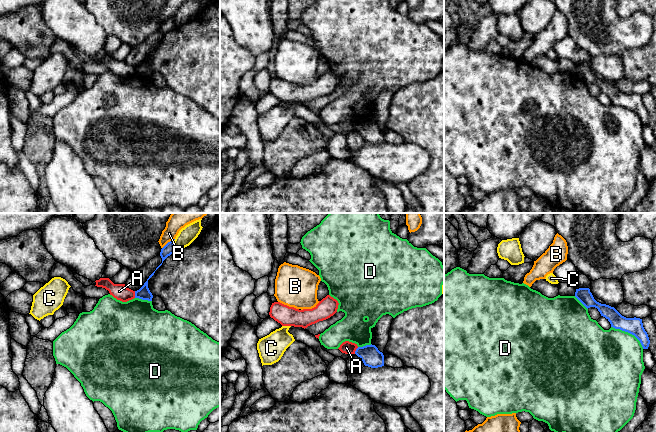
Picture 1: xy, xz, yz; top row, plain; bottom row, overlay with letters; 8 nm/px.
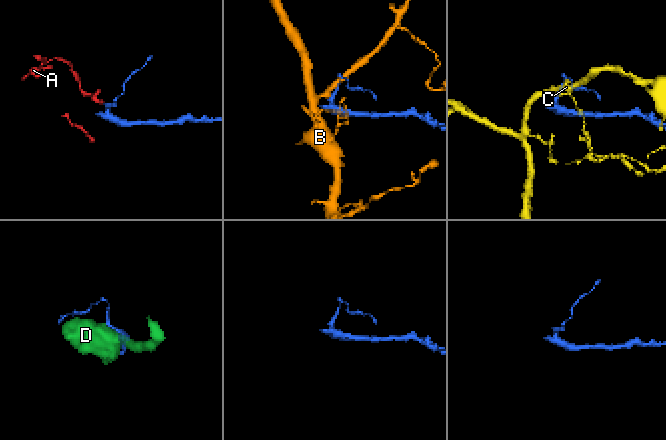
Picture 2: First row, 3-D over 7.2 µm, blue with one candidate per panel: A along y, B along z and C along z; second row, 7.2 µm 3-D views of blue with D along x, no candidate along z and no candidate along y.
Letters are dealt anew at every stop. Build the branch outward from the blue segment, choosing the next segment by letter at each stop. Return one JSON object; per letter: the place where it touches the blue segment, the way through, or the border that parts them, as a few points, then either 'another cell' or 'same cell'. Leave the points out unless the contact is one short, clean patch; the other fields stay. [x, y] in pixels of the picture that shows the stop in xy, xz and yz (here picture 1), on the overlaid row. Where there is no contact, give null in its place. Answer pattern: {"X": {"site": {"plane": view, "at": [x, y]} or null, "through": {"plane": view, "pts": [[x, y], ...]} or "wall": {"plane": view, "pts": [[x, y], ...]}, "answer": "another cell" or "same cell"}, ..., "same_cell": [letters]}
{"A": {"site": {"plane": "xy", "at": [135, 294]}, "wall": {"plane": "xy", "pts": [[134, 291], [135, 297]]}, "answer": "another cell"}, "B": {"site": {"plane": "xy", "at": [168, 242]}, "answer": "another cell"}, "C": {"site": {"plane": "xy", "at": [173, 245]}, "wall": {"plane": "xy", "pts": [[175, 239], [174, 250]]}, "answer": "another cell"}, "D": {"site": {"plane": "yz", "at": [629, 332]}, "answer": "another cell"}, "same_cell": []}

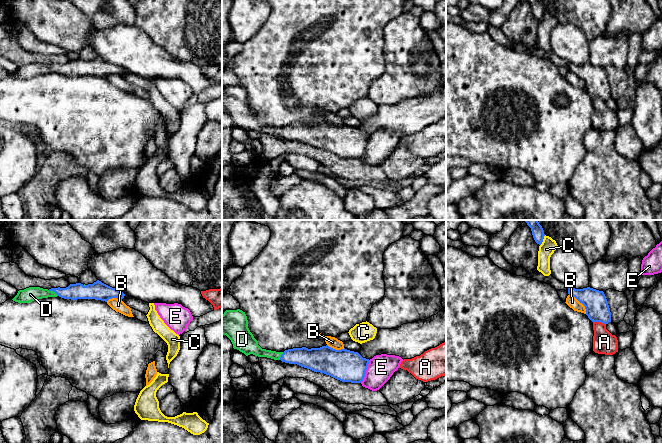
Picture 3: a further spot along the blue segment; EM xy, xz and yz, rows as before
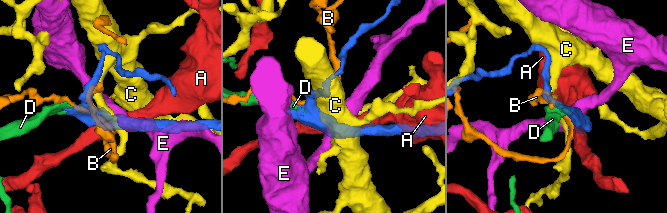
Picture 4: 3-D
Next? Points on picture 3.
{"A": {"site": {"plane": "yz", "at": [599, 321]}, "answer": "another cell"}, "B": {"site": {"plane": "yz", "at": [580, 302]}, "answer": "another cell"}, "C": {"site": {"plane": "yz", "at": [542, 240]}, "answer": "another cell"}, "D": {"site": {"plane": "xy", "at": [53, 291]}, "through": {"plane": "xy", "pts": [[76, 291], [53, 291], [30, 294]]}, "answer": "same cell"}, "E": {"site": {"plane": "xz", "at": [365, 371]}, "wall": {"plane": "xz", "pts": [[369, 360], [364, 378], [360, 382]]}, "answer": "another cell"}, "same_cell": ["D"]}

